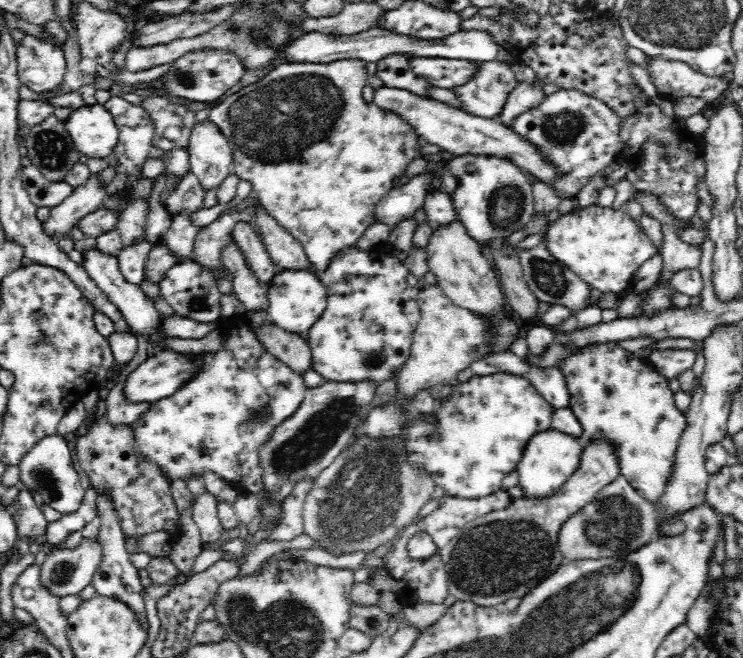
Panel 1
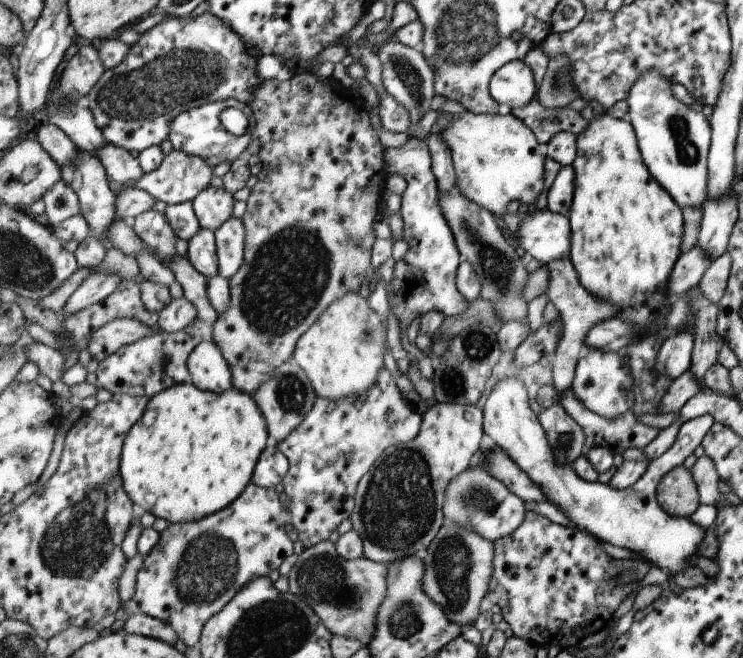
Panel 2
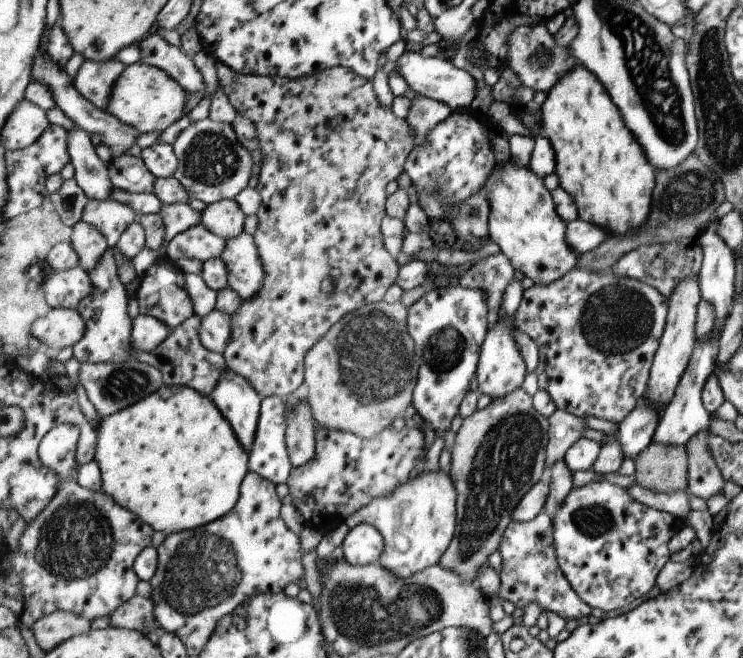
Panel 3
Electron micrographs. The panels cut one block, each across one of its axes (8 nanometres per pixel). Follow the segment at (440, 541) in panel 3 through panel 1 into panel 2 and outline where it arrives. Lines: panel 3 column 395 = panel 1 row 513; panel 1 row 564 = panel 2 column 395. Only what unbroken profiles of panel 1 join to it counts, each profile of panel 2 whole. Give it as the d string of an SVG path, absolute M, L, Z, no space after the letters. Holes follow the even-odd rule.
M437 402L422 416L417 438L389 447L361 479L356 494L356 508L351 516L353 528L364 540L364 556L378 563L392 563L419 550L426 550L444 527L444 504L449 486L473 464L485 436L484 409L478 405Z

